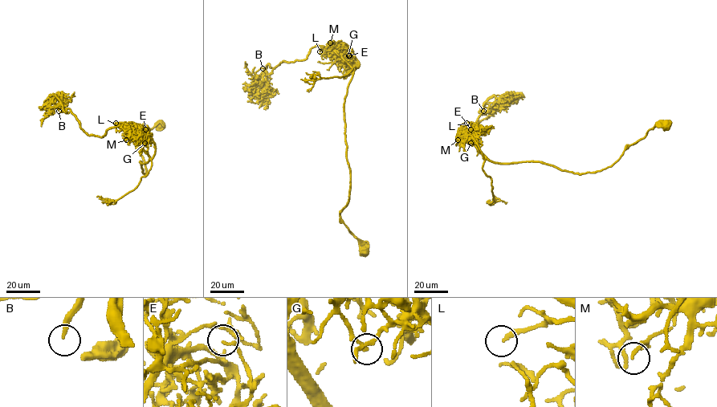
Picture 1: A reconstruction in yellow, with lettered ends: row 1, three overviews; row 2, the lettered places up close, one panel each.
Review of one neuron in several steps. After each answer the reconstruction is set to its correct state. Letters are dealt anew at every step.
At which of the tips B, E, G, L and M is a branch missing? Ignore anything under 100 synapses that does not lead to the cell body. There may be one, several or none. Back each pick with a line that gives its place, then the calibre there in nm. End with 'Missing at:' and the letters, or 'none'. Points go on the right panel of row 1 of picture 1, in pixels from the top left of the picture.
B: at (483, 111); 140 nm thick
Missing at: B

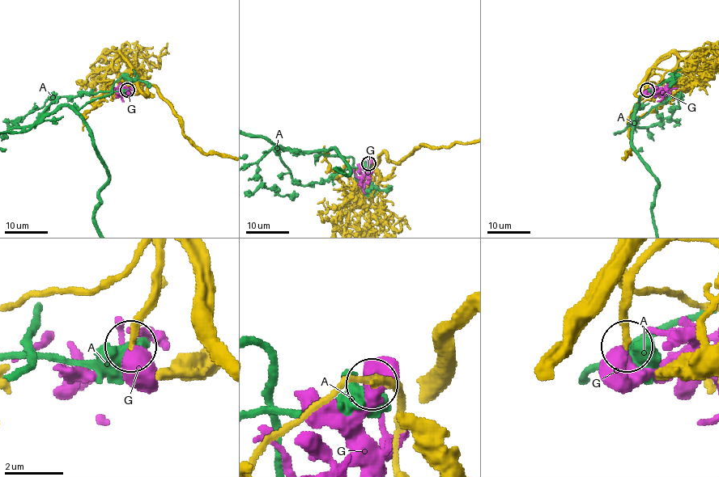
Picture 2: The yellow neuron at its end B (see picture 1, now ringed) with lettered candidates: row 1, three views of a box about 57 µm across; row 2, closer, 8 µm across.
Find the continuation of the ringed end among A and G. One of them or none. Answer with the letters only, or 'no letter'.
G

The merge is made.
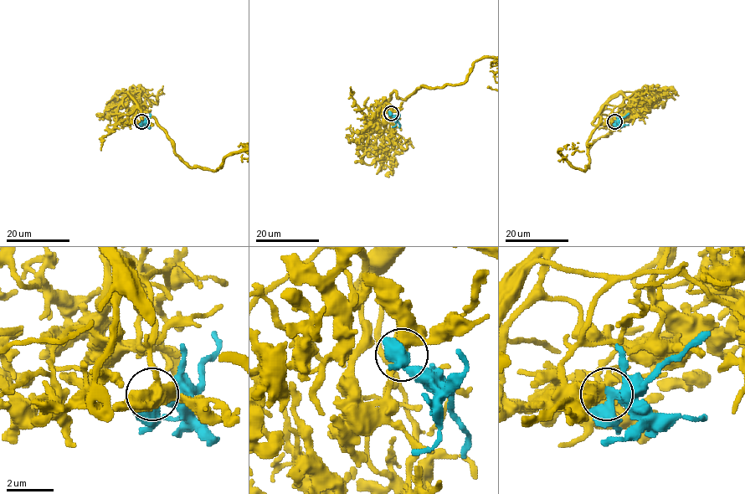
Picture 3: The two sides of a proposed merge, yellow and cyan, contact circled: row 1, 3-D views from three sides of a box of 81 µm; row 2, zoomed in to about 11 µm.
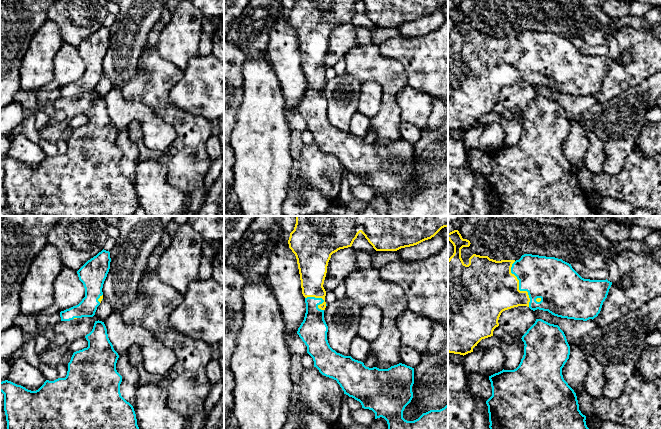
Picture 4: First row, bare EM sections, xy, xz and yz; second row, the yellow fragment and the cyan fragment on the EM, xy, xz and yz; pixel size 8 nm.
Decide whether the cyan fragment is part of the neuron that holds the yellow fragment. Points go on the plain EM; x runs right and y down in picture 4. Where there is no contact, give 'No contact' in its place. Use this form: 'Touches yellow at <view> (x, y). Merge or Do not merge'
Touches yellow at yz (518, 62). Merge

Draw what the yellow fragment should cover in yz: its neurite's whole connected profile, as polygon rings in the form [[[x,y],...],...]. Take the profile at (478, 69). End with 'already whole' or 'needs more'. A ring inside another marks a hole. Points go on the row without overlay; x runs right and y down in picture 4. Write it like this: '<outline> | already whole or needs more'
[[[454,6],[448,9],[448,16],[454,22],[454,29],[448,35],[448,128],[460,131],[466,131],[468,129],[473,128],[473,124],[477,122],[477,120],[485,114],[493,112],[493,107],[496,103],[499,102],[498,96],[501,89],[505,86],[518,83],[518,82],[527,82],[531,86],[535,87],[537,85],[548,87],[554,92],[567,94],[567,95],[574,95],[574,96],[583,96],[587,97],[589,95],[594,95],[598,92],[601,87],[603,78],[607,74],[609,65],[612,61],[612,58],[606,56],[590,56],[582,54],[571,42],[571,40],[563,37],[562,35],[558,35],[555,33],[546,33],[546,32],[539,32],[539,31],[532,31],[532,30],[524,30],[521,32],[519,36],[501,36],[496,37],[490,35],[488,32],[480,32],[473,30],[469,34],[469,40],[466,41],[462,34],[461,34],[461,25],[463,23],[469,23],[470,17],[467,15],[463,15],[461,10],[458,6]]] | needs more

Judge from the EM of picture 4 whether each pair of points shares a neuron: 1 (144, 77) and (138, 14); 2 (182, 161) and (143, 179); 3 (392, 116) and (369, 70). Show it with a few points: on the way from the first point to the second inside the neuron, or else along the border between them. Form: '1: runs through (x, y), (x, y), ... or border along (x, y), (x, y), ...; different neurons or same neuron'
1: border along (143, 53), (138, 60), (138, 66), (133, 76); different neurons
2: border along (144, 160), (161, 163), (177, 189); different neurons
3: runs through (389, 104), (389, 86), (381, 78); same neuron

